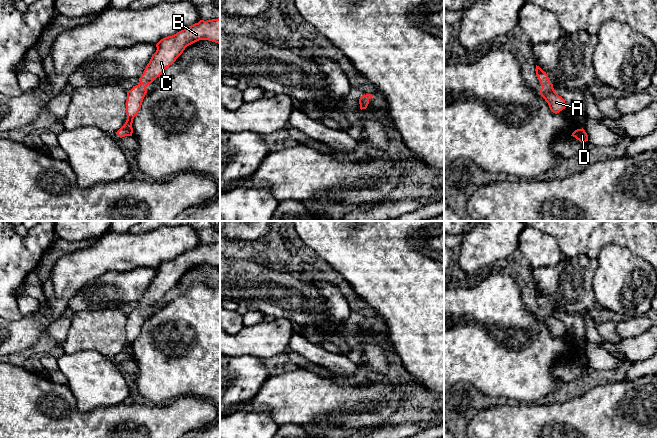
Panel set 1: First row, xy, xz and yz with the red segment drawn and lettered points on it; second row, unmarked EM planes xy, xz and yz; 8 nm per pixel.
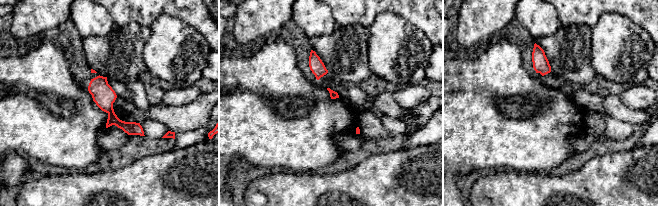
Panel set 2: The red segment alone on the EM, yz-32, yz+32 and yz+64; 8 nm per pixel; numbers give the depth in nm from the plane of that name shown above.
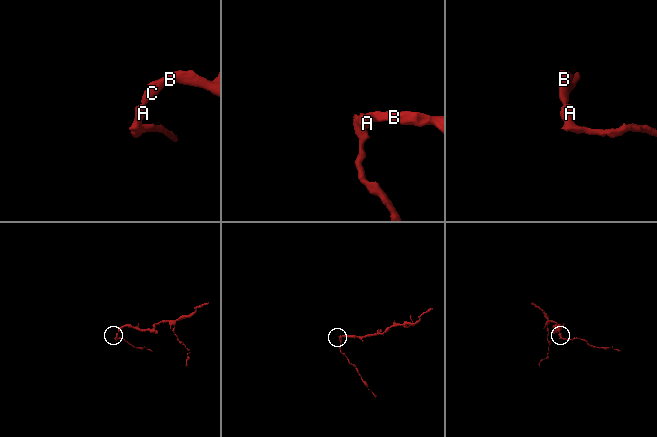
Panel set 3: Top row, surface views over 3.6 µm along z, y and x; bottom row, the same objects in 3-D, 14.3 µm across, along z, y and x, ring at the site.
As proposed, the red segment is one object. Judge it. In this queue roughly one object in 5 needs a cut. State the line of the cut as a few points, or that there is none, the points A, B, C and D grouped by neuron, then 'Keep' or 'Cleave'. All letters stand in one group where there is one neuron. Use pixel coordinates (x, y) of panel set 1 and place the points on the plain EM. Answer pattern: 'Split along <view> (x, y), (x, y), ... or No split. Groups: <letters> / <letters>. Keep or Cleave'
No split. Groups: A B C D. Keep

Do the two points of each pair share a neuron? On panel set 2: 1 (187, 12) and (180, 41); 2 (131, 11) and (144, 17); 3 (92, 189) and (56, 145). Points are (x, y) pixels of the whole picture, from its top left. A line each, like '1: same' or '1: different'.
1: different
2: same
3: different

